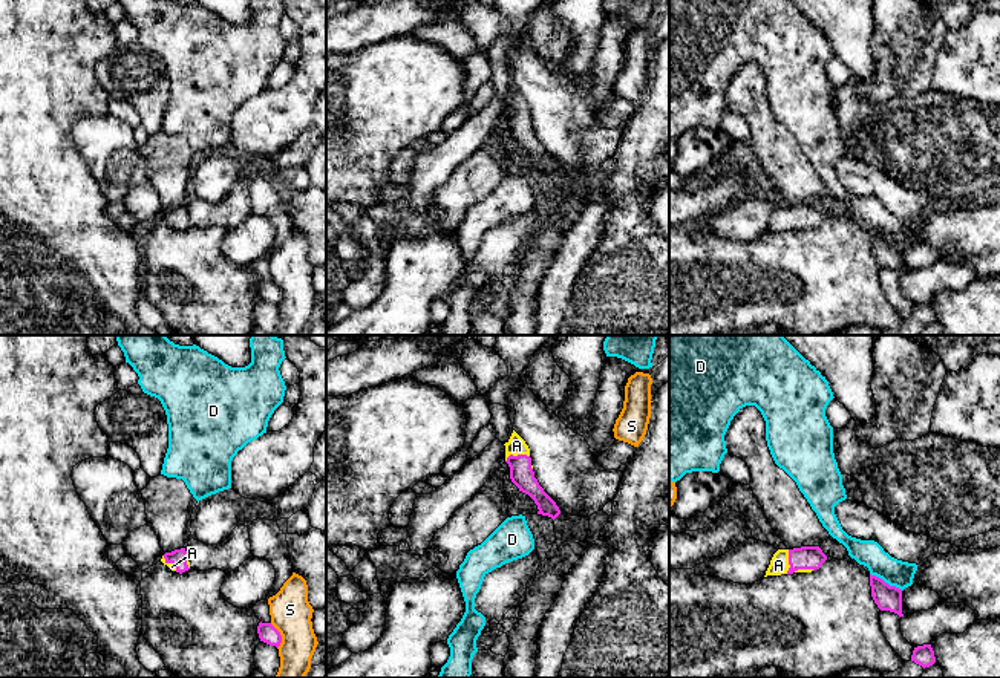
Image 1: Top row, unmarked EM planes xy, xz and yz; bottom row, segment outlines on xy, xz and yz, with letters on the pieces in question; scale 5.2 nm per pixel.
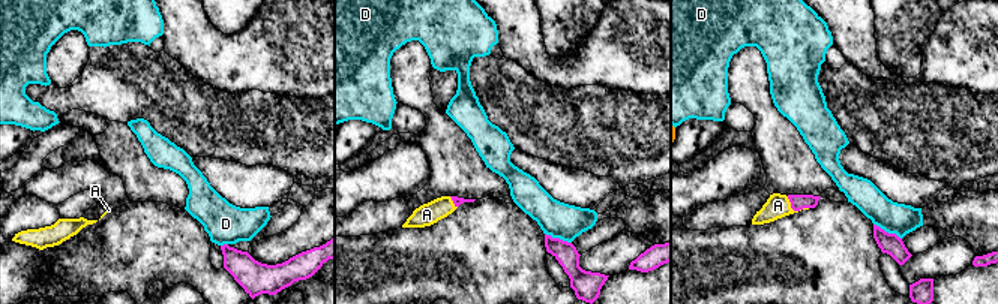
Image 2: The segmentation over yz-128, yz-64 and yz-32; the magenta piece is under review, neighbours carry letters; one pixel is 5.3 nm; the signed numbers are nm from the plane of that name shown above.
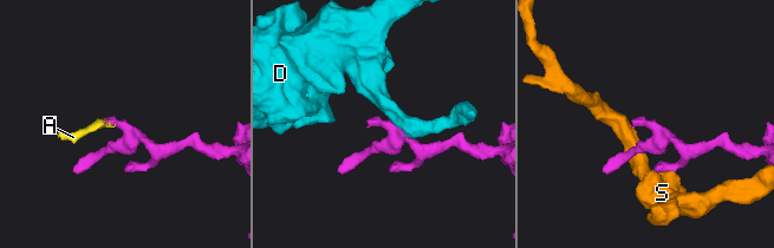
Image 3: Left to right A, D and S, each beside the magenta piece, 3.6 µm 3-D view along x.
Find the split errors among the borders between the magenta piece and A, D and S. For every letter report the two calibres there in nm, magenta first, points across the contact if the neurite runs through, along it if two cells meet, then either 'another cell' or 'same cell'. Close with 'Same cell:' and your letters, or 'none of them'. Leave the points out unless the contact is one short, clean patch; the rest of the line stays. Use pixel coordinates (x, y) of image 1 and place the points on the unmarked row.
A: 130 nm thick on the magenta side, 100 nm on the other; runs through xz (521, 130), (518, 112), (516, 103); same cell
D: 130 nm thick on the magenta side, 140 nm on the other; border along yz (870, 230), (902, 247); another cell
S: 100 nm thick on the magenta side, 220 nm on the other; another cell
Same cell: A

